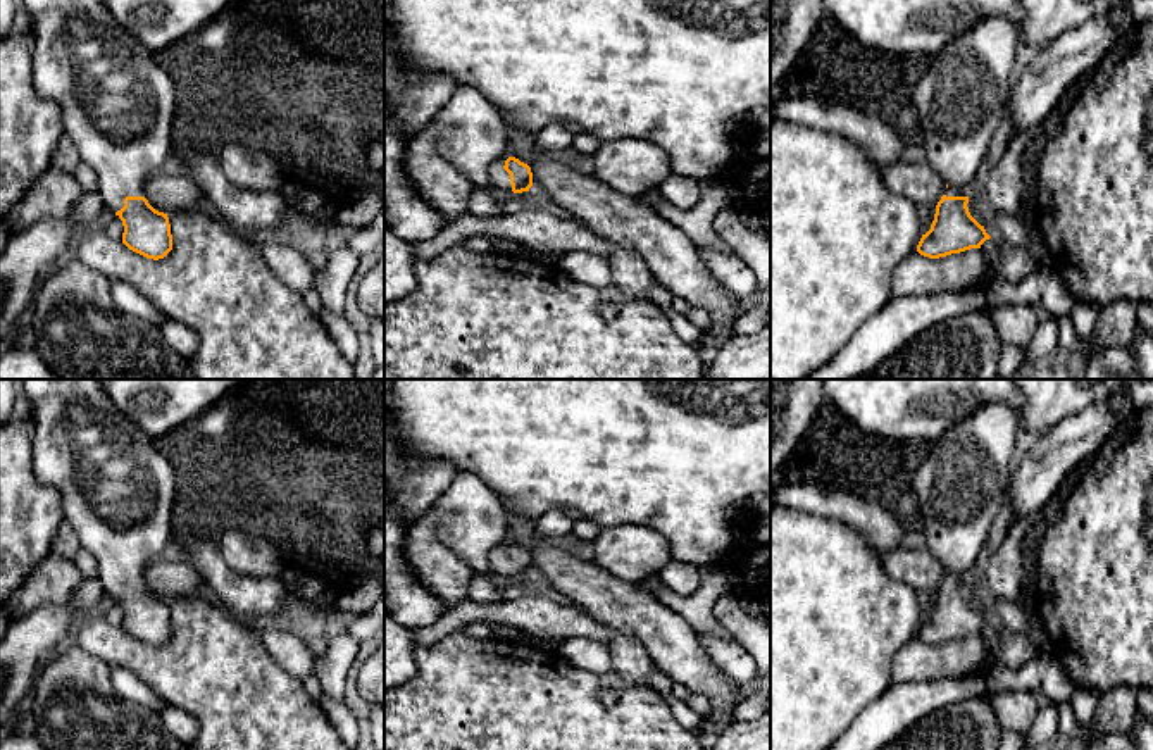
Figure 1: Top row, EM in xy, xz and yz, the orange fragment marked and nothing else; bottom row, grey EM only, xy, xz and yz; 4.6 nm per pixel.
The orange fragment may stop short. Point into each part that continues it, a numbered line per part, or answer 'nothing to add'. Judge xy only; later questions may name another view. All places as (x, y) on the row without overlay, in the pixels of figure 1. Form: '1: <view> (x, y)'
1: xy (118, 488)

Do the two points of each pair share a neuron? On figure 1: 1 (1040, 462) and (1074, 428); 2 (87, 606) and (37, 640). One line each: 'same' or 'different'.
1: same
2: same

